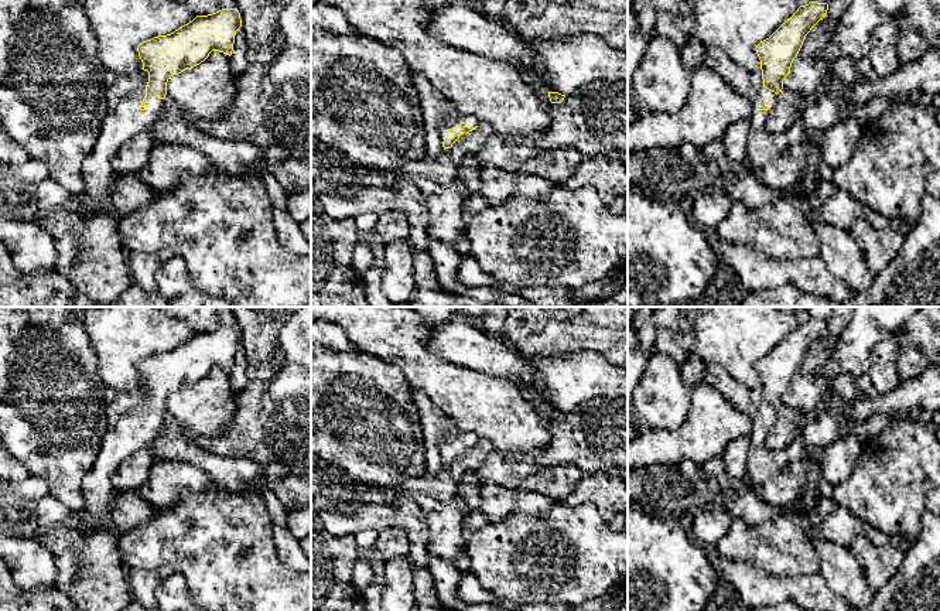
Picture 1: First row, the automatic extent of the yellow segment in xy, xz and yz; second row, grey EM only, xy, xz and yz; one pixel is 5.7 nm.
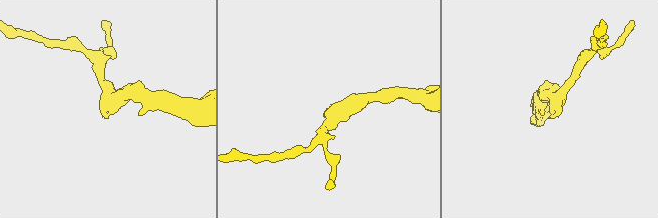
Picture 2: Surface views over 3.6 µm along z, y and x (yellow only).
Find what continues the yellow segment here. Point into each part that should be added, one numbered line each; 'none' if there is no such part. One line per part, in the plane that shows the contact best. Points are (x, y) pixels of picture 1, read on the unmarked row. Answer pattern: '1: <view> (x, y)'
1: xy (126, 437)

